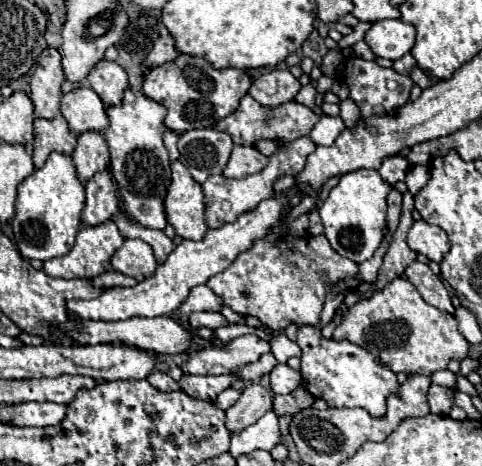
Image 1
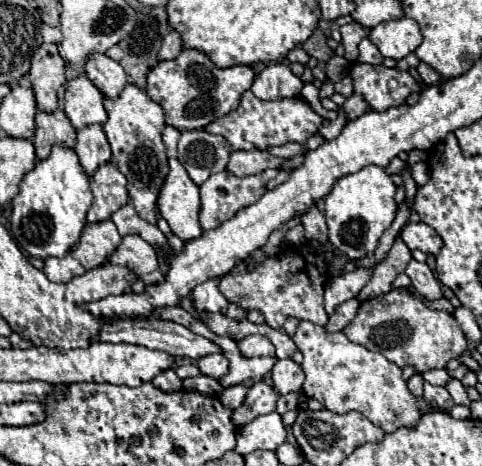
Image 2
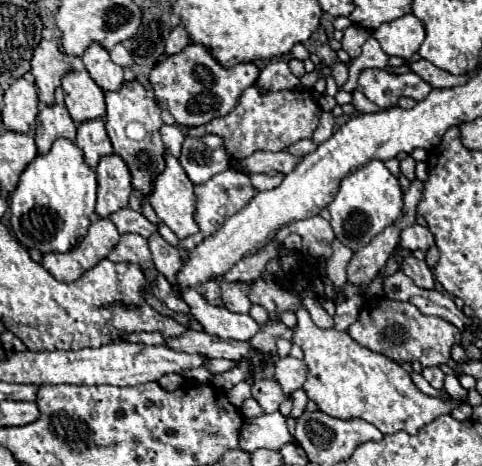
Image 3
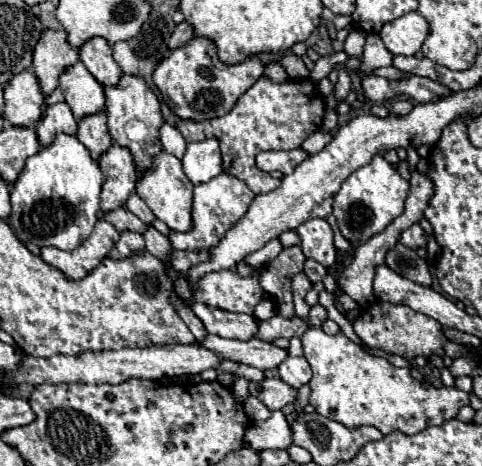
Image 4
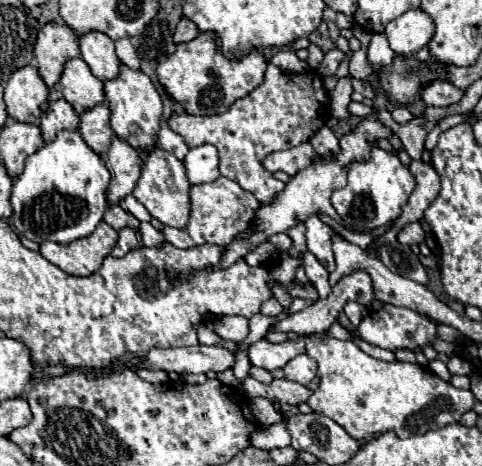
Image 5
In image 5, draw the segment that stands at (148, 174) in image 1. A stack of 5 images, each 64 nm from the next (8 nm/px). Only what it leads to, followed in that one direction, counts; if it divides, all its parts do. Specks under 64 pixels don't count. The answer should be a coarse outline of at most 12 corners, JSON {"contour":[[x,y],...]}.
{"contour":[[120,64],[104,82],[110,126],[150,152],[162,100],[142,70]]}

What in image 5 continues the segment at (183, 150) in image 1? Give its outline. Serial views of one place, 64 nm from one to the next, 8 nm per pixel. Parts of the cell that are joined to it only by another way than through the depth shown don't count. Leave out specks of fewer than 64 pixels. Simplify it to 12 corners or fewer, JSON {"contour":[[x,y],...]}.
{"contour":[[212,144],[190,148],[184,158],[190,184],[220,176]]}

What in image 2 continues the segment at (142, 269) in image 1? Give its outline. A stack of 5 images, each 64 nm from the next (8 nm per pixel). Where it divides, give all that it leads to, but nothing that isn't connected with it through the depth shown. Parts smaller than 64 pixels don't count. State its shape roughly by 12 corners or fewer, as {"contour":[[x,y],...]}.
{"contour":[[124,236],[108,262],[132,268],[148,286],[164,282],[156,250]]}

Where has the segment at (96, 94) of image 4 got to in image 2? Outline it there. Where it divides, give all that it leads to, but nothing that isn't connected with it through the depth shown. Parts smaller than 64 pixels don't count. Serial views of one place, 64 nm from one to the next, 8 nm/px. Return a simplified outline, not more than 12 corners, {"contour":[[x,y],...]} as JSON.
{"contour":[[80,74],[66,82],[64,112],[74,128],[104,124],[102,92]]}

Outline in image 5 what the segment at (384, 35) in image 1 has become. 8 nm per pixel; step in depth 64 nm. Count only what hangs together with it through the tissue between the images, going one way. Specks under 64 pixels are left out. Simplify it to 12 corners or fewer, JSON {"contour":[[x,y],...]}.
{"contour":[[420,8],[386,24],[396,54],[416,54],[434,36]]}

